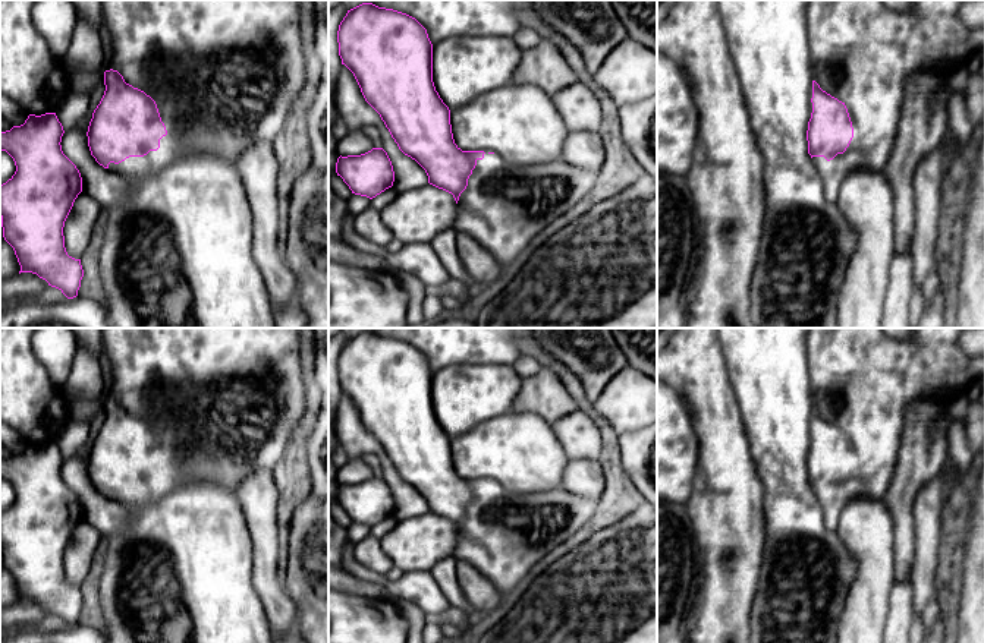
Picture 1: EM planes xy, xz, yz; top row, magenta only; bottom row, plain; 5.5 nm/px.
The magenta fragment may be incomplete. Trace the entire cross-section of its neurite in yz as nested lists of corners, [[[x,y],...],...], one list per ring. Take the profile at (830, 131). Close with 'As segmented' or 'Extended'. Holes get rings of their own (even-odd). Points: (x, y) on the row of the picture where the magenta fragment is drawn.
[[[808,0],[808,45],[812,53],[812,113],[808,122],[807,141],[808,154],[814,166],[824,180],[824,192],[830,202],[836,202],[842,189],[843,180],[859,168],[881,171],[886,168],[890,154],[895,148],[895,141],[903,114],[903,101],[906,91],[906,78],[922,69],[937,69],[947,78],[949,73],[961,63],[968,63],[974,51],[984,48],[984,28],[969,29],[961,19],[959,10],[966,0],[914,0],[914,4],[906,12],[889,9],[883,0]]]. Extended

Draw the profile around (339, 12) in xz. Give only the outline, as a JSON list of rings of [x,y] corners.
[[[343,0],[328,12],[328,82],[331,83],[331,97],[336,97],[336,82],[342,67],[342,59],[339,56],[337,31],[339,25],[346,16],[348,9]]]

